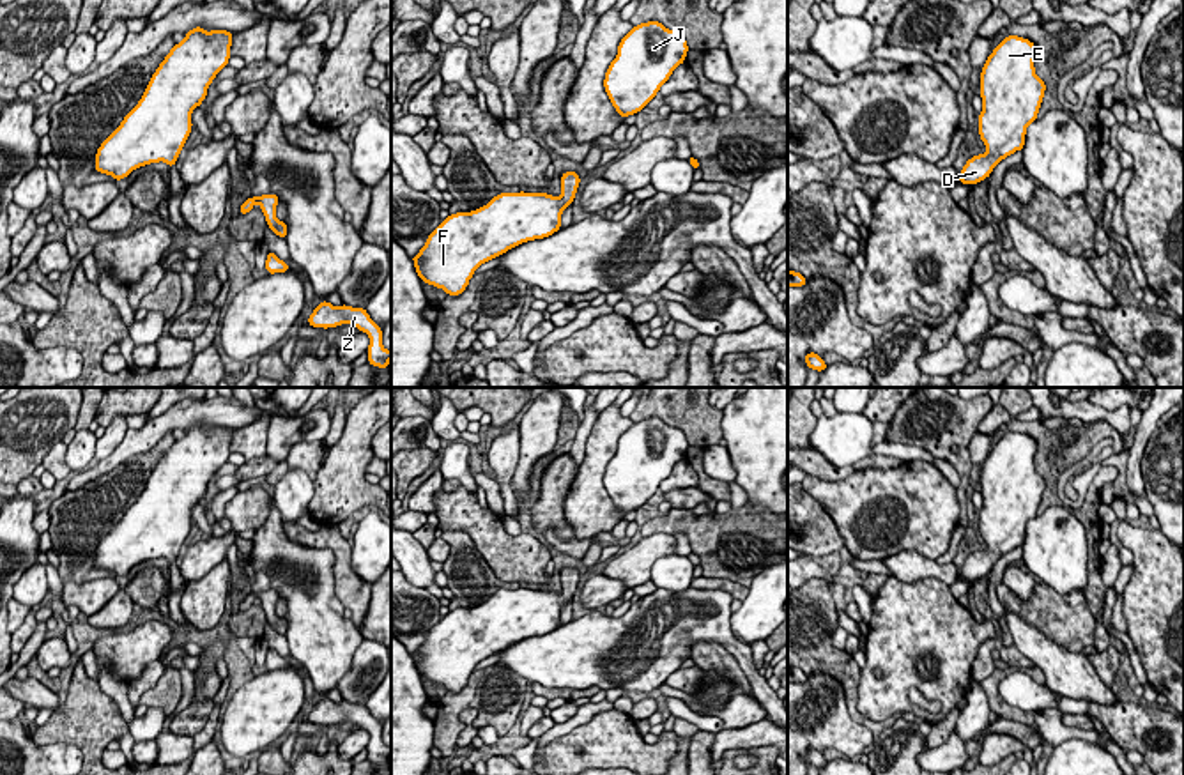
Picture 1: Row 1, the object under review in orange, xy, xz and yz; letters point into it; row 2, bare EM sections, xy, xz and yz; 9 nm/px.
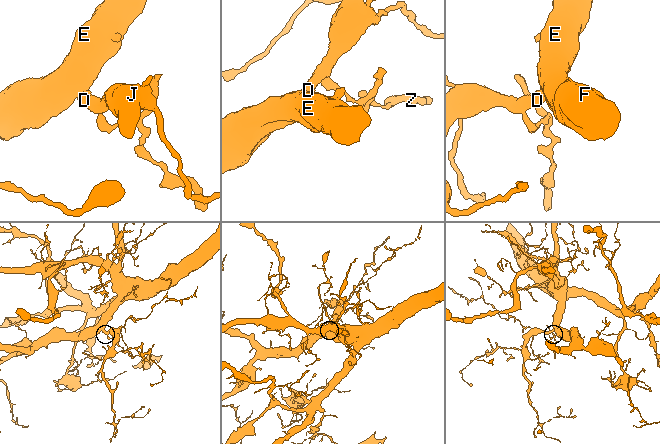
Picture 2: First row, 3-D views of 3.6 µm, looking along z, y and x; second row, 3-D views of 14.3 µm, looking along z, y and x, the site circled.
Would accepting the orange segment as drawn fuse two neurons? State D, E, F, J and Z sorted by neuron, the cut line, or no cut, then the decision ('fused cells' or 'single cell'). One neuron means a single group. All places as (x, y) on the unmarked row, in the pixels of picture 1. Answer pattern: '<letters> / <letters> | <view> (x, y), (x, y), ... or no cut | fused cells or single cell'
D E F J Z | no cut | single cell

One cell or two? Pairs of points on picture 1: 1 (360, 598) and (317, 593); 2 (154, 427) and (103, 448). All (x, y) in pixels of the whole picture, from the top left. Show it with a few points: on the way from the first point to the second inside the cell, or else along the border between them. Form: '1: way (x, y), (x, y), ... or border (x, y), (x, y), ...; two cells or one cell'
1: border (333, 554), (333, 593), (344, 609); two cells
2: border (128, 429), (124, 437), (99, 459); two cells

